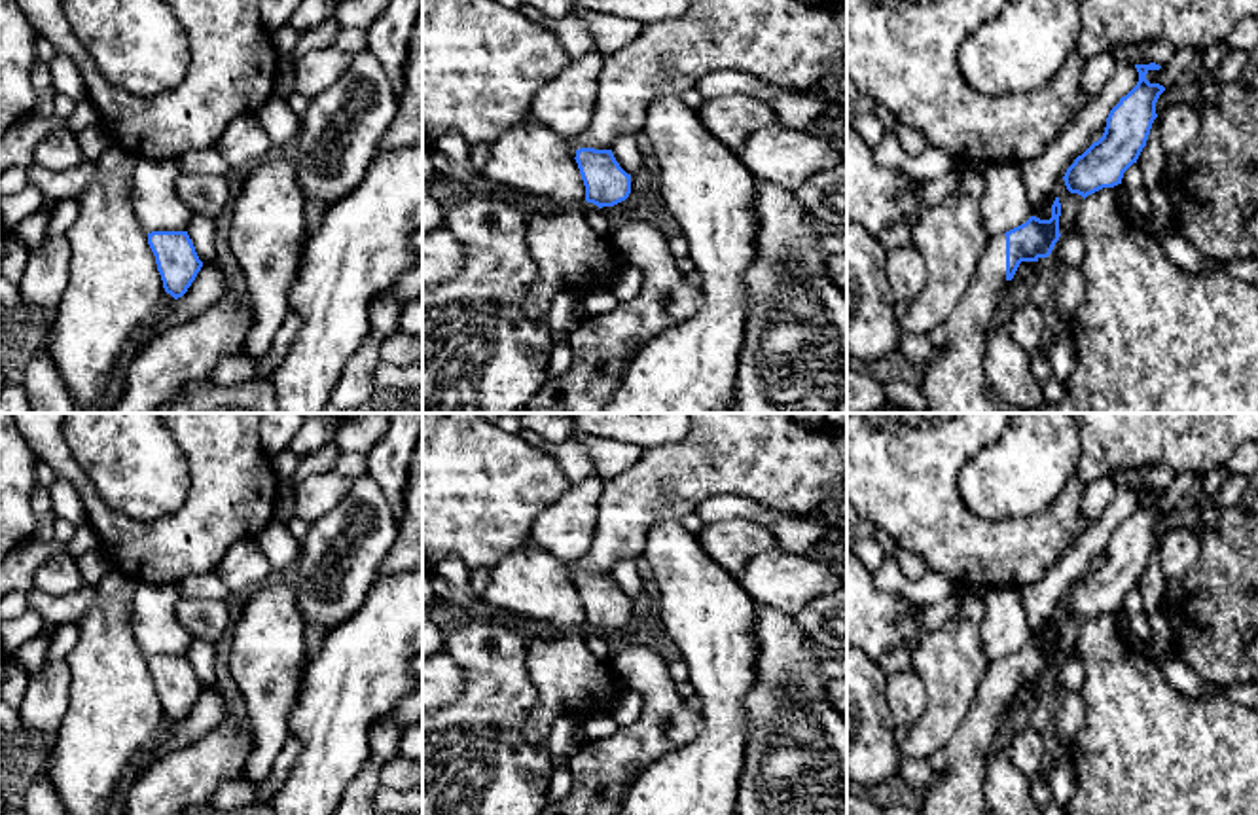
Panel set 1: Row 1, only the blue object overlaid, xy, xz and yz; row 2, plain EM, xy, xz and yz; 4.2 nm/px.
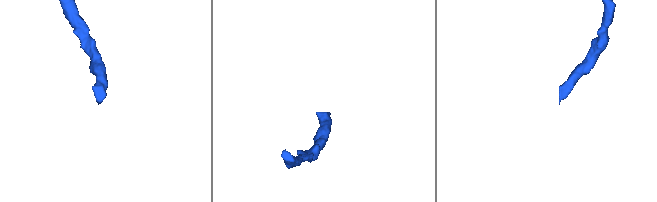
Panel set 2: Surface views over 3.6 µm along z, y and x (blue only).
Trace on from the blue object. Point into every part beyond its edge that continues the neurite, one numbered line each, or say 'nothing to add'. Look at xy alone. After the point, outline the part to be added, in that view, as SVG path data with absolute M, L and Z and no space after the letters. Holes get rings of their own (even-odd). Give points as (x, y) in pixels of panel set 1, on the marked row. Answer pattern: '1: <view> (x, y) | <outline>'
nothing to add

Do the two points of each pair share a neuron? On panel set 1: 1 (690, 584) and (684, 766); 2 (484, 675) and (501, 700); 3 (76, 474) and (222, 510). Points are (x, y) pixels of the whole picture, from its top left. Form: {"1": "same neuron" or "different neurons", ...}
{"1": "same neuron", "2": "same neuron", "3": "same neuron"}

